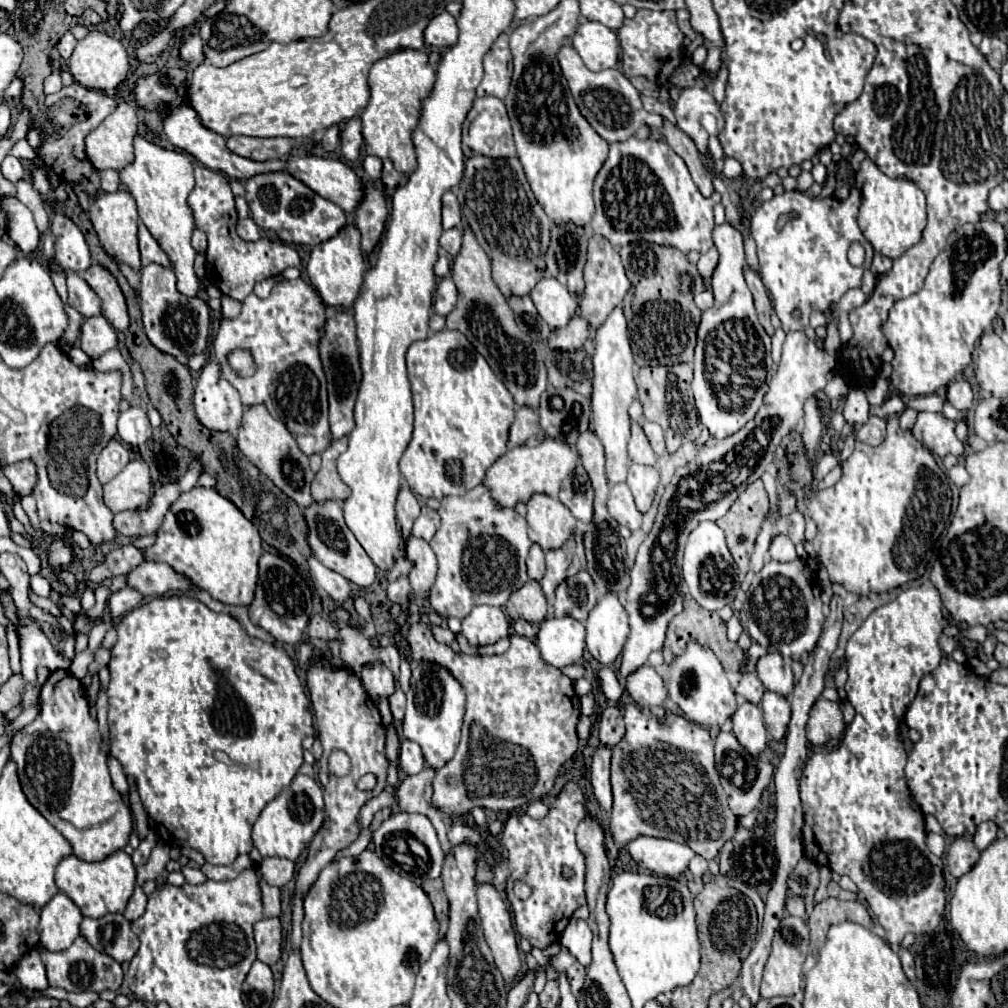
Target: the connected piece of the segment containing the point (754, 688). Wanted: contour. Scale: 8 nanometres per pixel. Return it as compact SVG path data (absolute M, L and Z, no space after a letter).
M743 671L743 677L741 677L735 693L753 705L759 705L761 697L765 693L765 687L761 685L761 681L757 679L757 675L753 671Z

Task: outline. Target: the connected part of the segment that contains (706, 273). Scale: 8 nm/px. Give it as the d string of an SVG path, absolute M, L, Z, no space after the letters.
M711 247L707 253L701 255L701 259L699 259L699 263L697 263L697 269L699 269L699 273L703 275L705 283L711 281L711 275L713 275L717 263L719 263L719 253L717 253L715 247Z

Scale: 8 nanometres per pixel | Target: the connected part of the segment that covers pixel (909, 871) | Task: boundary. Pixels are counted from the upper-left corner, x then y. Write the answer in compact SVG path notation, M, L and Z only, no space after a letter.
M931 581L901 591L897 599L877 607L865 619L865 623L849 639L845 653L849 661L845 691L849 703L855 707L855 719L847 725L841 743L833 751L817 751L807 759L799 785L805 817L805 823L801 827L805 855L817 865L827 865L833 873L847 875L861 889L863 899L885 929L885 937L891 947L901 945L907 933L931 933L939 925L945 911L947 893L941 865L943 861L927 849L925 815L921 807L911 801L903 773L907 751L905 743L899 737L899 727L905 719L907 707L917 695L919 681L939 667L941 649L937 639L945 625L947 619L943 615L941 597Z

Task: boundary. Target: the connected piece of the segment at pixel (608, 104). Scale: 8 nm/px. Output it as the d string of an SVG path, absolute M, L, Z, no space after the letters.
M563 45L557 53L557 61L561 65L563 77L569 83L569 89L575 97L575 103L581 111L581 115L593 125L593 129L609 143L629 139L637 133L641 125L657 127L661 117L653 117L643 109L639 91L631 85L631 81L617 69L605 69L605 71L589 71L577 51L571 45Z

